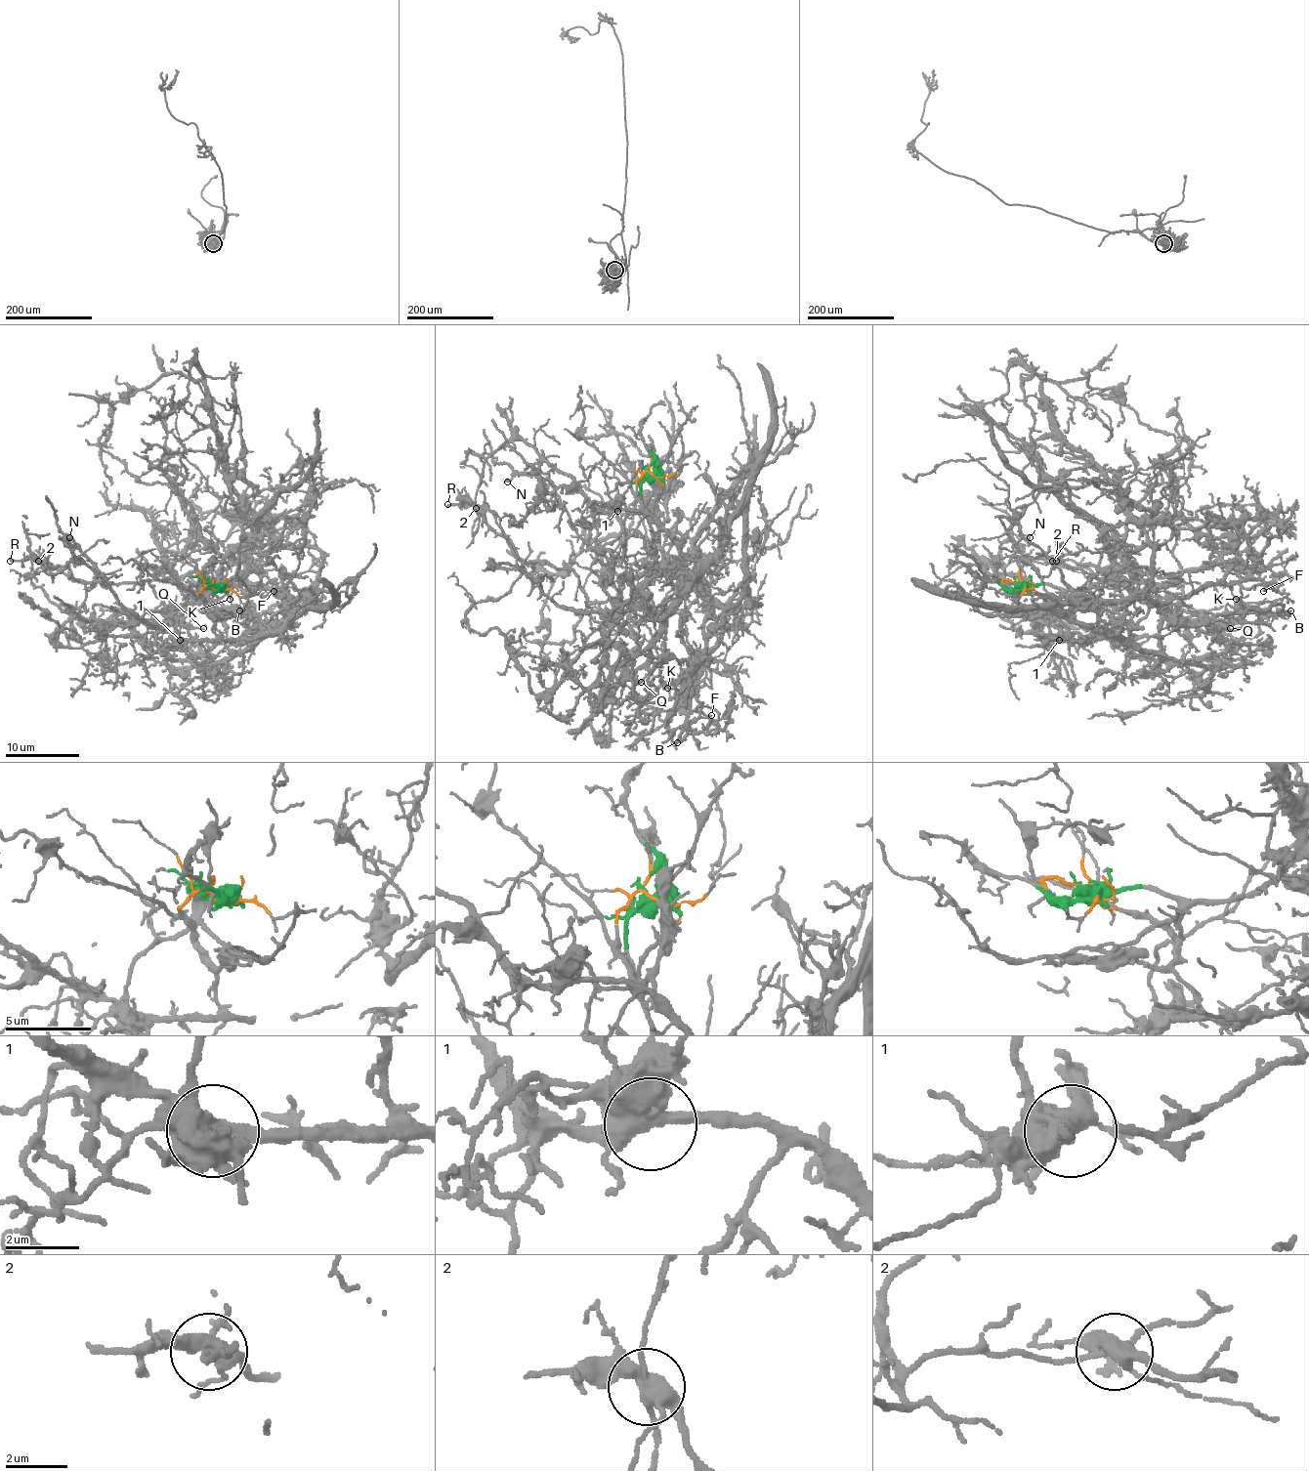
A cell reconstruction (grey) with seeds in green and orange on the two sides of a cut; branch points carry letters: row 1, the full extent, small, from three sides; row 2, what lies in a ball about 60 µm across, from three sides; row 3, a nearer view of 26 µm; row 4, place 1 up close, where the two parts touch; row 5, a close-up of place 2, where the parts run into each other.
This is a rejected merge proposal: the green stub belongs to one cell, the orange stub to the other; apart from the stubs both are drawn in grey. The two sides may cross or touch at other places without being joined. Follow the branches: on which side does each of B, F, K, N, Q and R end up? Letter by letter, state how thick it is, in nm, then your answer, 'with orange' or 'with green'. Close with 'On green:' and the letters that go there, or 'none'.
B: 170 nm | with orange
F: 130 nm | with orange
K: 90 nm | with orange
N: 130 nm | with orange
Q: 170 nm | with orange
R: 200 nm | with green
On green: R

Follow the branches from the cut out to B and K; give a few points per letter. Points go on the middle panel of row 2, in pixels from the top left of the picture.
B: (652, 475), (637, 481), (645, 511), (710, 587), (741, 587), (686, 678), (676, 743)
K: (652, 475), (637, 481), (645, 511), (710, 587), (741, 587), (706, 655), (667, 688)

